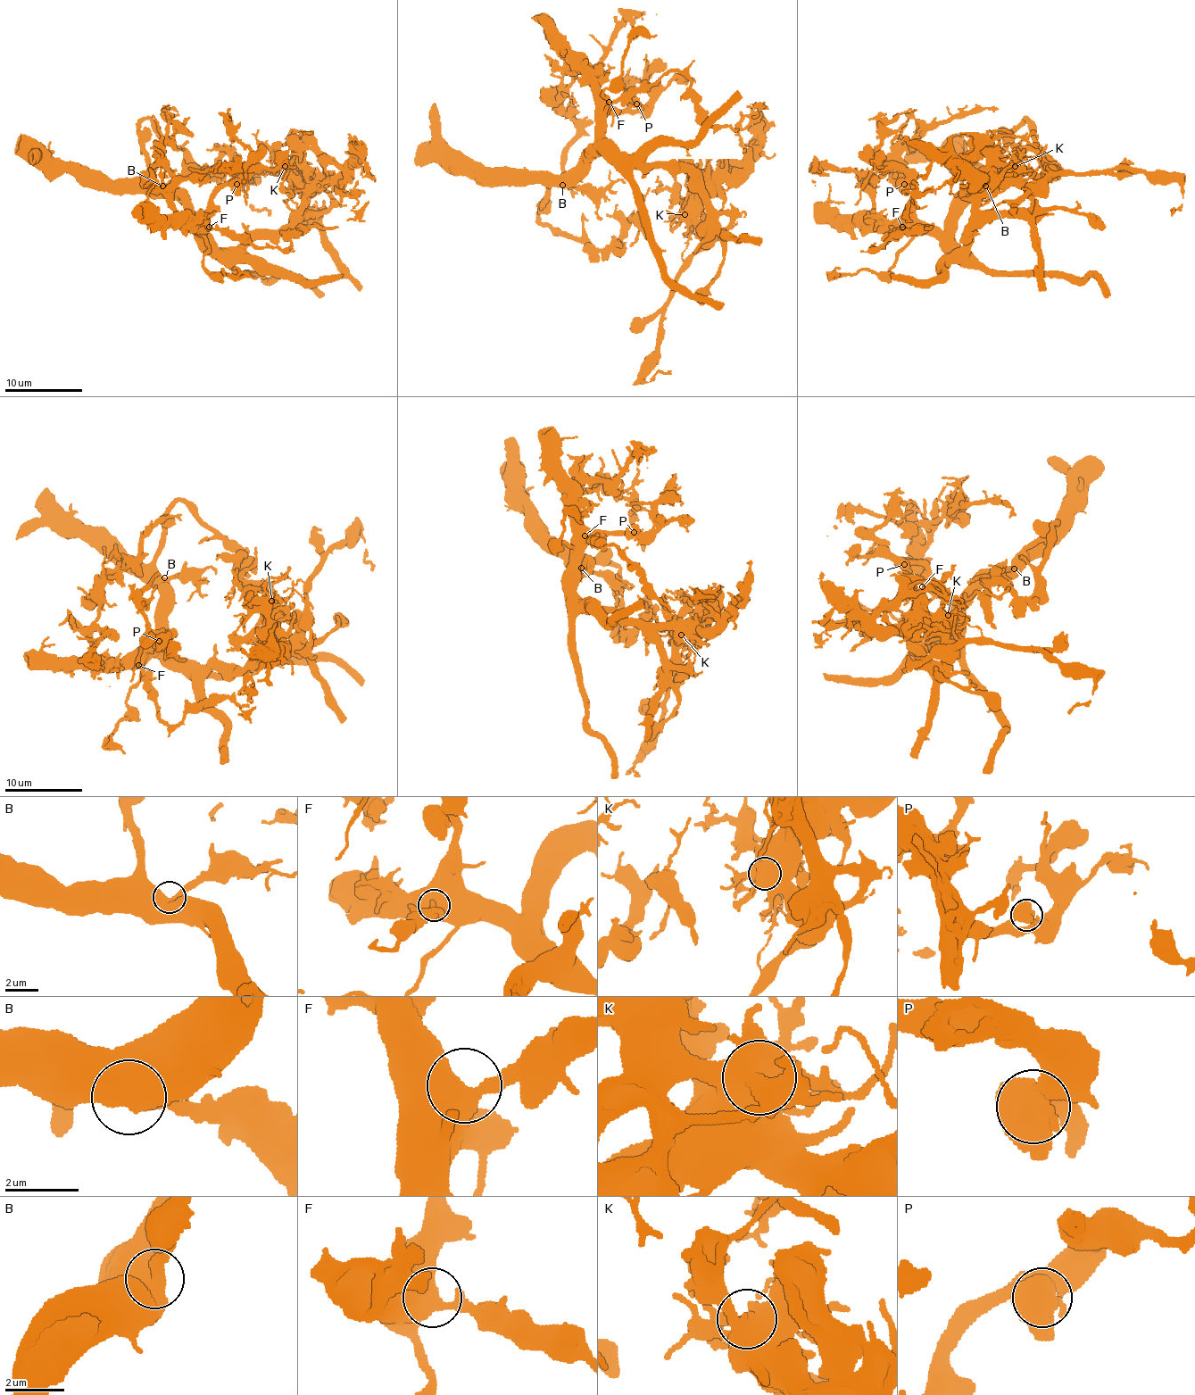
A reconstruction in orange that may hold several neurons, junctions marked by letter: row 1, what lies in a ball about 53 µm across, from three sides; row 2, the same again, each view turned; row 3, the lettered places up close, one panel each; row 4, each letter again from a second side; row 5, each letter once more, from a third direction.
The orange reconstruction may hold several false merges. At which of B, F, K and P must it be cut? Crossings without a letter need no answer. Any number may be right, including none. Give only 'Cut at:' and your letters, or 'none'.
Cut at: none

